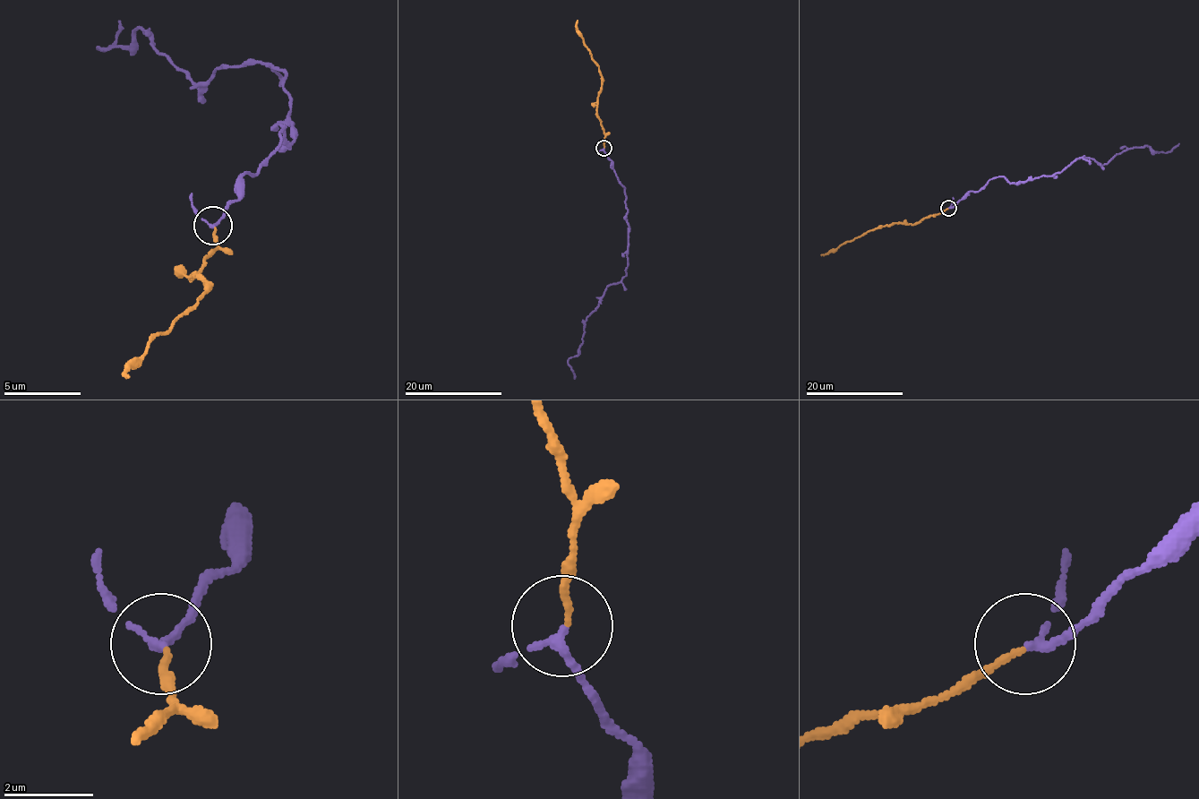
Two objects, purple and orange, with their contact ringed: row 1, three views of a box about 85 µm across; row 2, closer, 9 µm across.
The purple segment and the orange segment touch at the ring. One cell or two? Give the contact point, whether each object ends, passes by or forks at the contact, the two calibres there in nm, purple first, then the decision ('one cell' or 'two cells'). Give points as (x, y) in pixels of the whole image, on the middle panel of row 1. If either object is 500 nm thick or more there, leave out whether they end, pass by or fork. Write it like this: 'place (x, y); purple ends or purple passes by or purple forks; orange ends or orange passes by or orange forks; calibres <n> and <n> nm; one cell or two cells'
place (603, 148); purple passes by; orange ends; calibres 150 and 120 nm; one cell

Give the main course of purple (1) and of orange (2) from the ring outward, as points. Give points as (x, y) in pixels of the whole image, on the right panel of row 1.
1: (948, 207), (993, 178), (1017, 183), (1054, 176), (1083, 157), (1102, 165), (1131, 148), (1161, 152), (1178, 143)
2: (948, 209), (912, 224), (893, 223), (875, 227), (820, 254)

